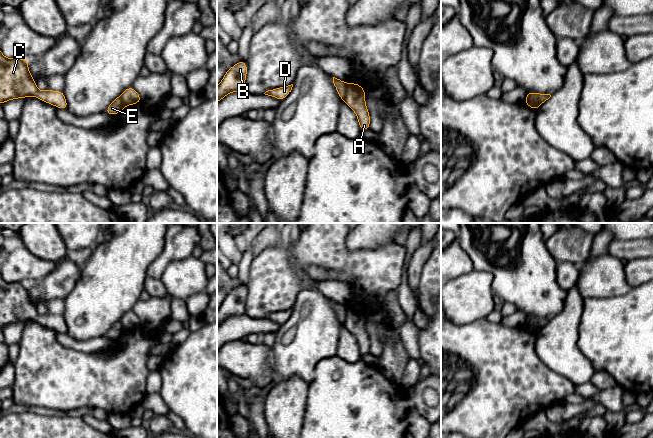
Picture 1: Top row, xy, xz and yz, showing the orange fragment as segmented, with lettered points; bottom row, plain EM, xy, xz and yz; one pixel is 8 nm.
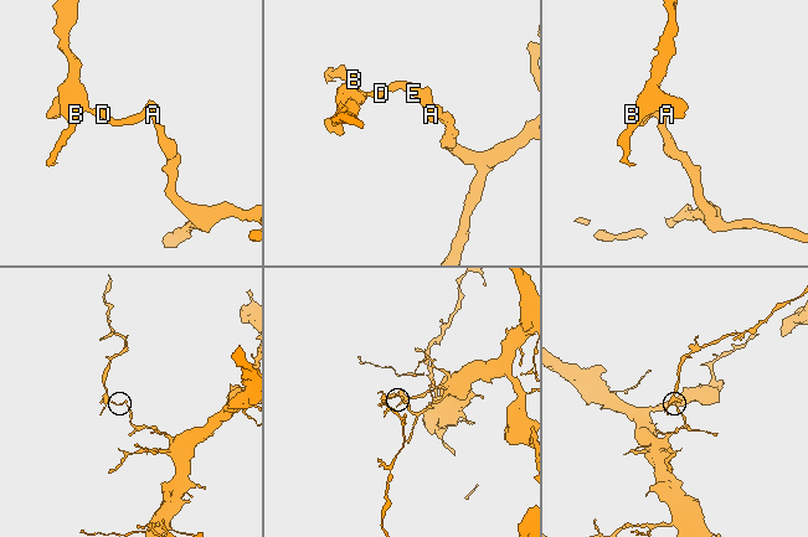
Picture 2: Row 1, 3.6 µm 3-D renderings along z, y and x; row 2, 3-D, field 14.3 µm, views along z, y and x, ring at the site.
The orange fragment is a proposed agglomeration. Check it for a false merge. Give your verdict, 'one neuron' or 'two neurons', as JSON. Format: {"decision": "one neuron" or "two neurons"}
{"decision": "two neurons"}

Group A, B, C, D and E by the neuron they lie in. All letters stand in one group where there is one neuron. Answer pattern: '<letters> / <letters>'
A / B C D E

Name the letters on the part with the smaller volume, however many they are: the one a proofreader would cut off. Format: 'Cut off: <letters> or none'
Cut off: B, C, D, E

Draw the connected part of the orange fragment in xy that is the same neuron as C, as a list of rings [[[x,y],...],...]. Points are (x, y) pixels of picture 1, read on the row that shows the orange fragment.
[[[0,50],[0,104],[8,100],[34,96],[41,101],[67,110],[63,91],[37,89],[36,81],[29,72],[27,59],[6,58]]]

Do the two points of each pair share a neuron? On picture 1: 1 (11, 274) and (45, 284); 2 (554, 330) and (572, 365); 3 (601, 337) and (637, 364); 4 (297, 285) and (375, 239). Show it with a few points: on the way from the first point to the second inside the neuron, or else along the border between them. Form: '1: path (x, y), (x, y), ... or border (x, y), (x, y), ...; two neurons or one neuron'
1: border (54, 268), (47, 275), (29, 284); two neurons
2: path (557, 339), (557, 349), (564, 356); one neuron
3: path (610, 337), (628, 355); one neuron
4: border (345, 239), (345, 245), (350, 250), (379, 247); two neurons

